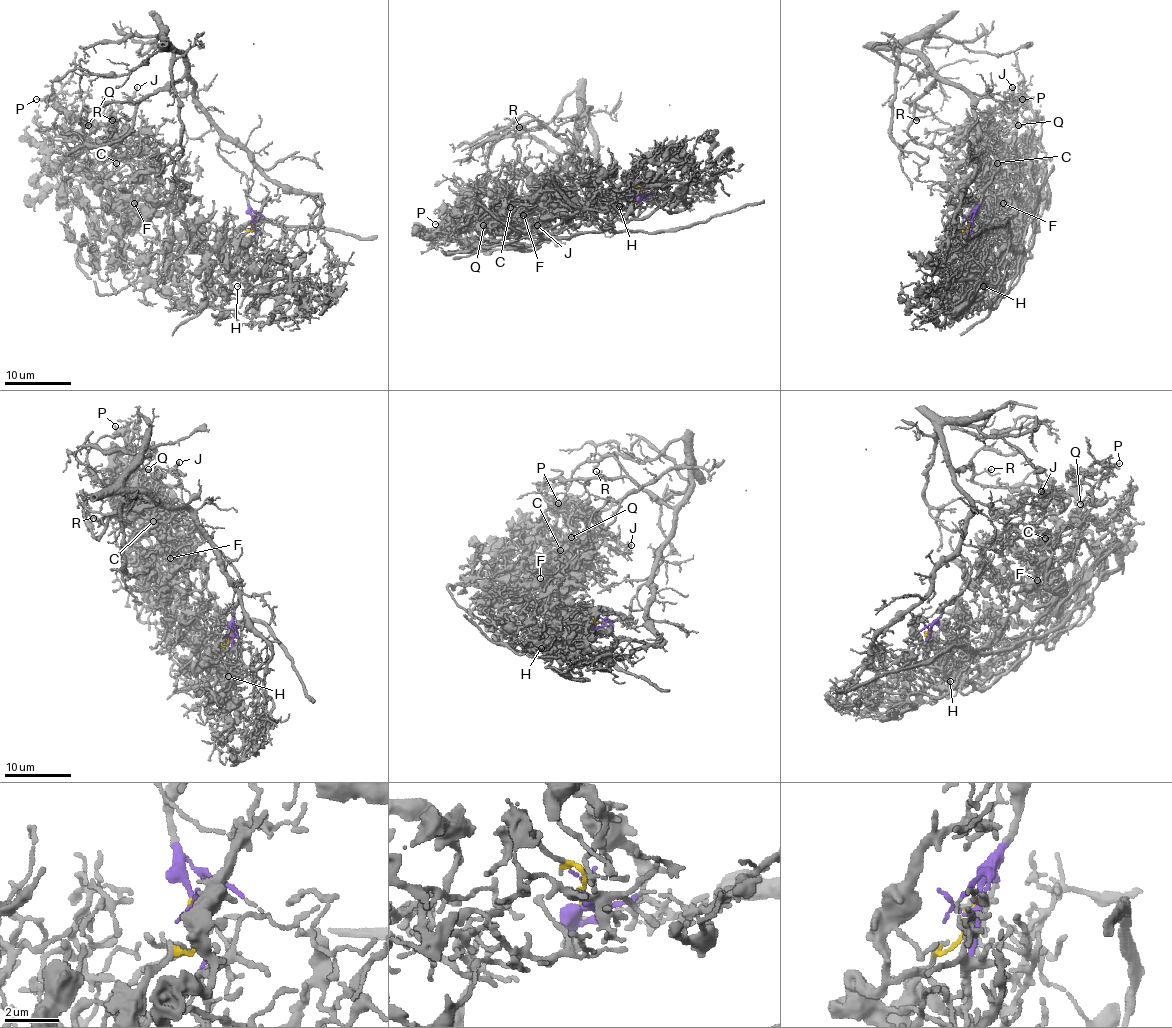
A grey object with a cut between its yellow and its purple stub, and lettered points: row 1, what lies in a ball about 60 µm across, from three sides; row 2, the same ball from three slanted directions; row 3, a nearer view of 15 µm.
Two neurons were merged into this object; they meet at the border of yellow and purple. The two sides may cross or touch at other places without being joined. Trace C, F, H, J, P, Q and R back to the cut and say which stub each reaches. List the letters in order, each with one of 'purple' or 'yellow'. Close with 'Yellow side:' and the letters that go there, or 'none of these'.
C: yellow
F: yellow
H: yellow
J: yellow
P: yellow
Q: yellow
R: purple
Yellow side: C, F, H, J, P, Q

